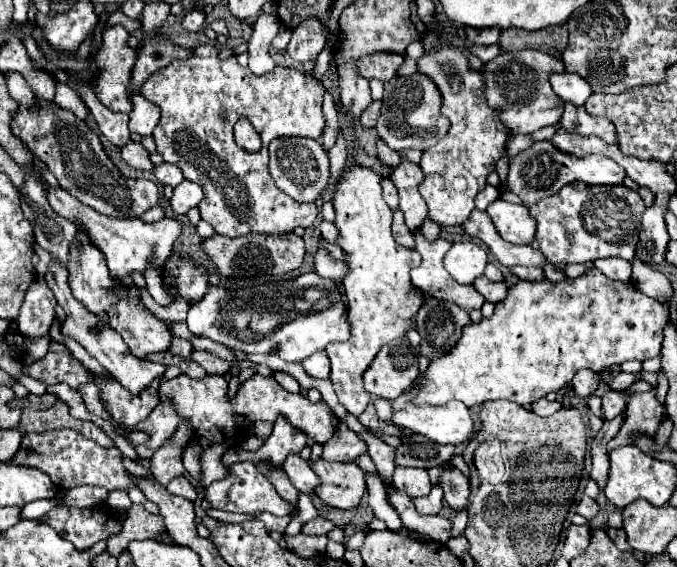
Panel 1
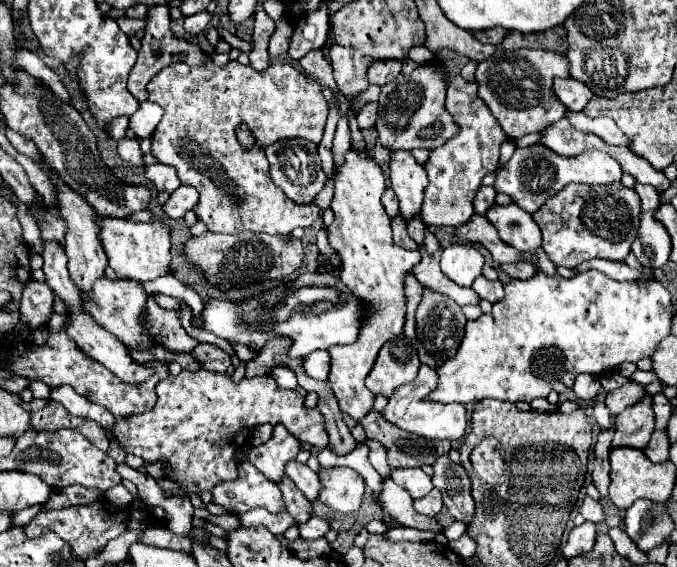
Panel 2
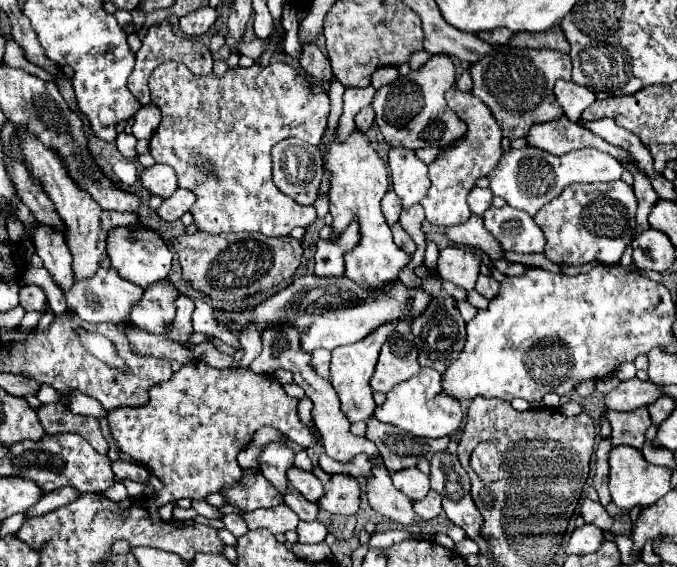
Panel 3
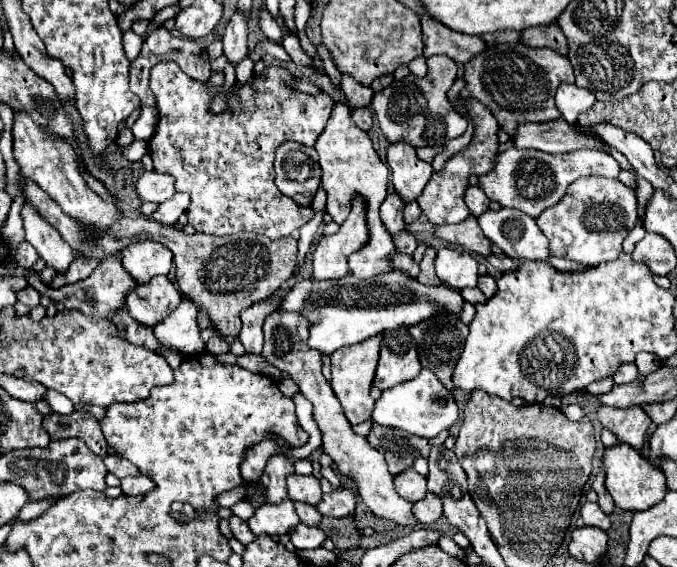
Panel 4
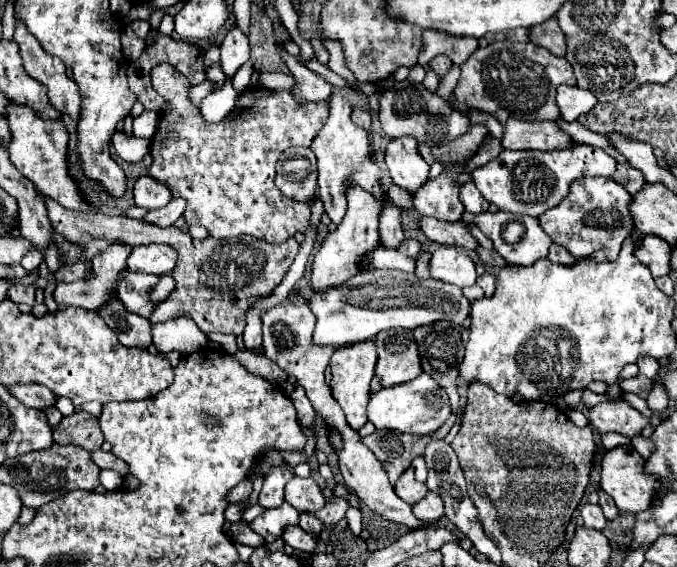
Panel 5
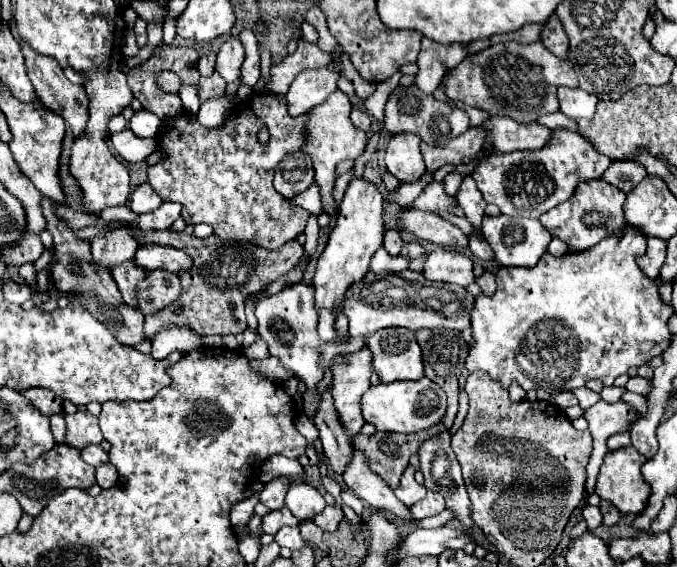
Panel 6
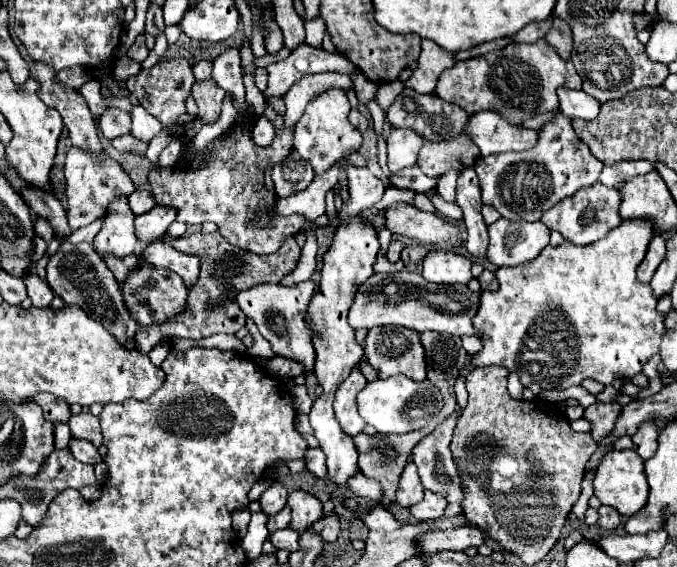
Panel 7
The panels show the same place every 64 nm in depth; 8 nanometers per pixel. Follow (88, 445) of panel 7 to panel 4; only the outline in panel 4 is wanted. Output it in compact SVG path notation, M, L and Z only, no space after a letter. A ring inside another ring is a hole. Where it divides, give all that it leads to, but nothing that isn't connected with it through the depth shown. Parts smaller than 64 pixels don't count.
M102 458L106 462L106 470L116 474L118 478L126 478L126 476L140 476L138 468L134 468L134 464L130 464L126 458Z

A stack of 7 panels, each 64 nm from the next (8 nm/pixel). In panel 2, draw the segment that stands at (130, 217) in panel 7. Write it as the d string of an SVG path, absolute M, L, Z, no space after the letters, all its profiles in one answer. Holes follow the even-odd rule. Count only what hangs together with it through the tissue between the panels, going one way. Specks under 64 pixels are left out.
M102 278L98 282L94 282L94 288L90 292L82 294L82 310L98 320L98 324L102 328L106 328L108 332L112 332L118 340L122 340L130 350L148 350L156 344L156 340L146 332L146 328L138 322L138 318L142 316L142 308L146 304L148 294L144 292L140 282L128 282L128 280L110 280L110 278Z

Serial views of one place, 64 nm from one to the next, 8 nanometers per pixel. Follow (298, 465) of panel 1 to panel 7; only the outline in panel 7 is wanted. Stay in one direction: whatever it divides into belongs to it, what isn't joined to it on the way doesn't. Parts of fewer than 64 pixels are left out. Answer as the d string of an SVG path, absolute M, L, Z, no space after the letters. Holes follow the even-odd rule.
M296 490L288 496L288 506L292 508L292 520L288 526L294 528L296 532L310 530L312 524L322 518L320 500L314 498L312 494L302 492L302 490Z

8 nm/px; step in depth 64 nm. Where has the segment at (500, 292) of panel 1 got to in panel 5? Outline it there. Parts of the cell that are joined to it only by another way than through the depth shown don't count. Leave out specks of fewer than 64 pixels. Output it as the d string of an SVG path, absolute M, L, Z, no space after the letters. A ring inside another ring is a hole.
M484 272L482 276L478 276L476 284L484 290L486 296L492 296L492 294L494 294L494 276L492 276L490 272Z

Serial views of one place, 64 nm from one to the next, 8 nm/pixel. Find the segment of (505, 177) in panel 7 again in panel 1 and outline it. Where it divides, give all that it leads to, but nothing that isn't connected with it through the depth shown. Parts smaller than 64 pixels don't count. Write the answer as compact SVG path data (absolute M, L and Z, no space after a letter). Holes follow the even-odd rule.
M534 142L534 146L526 148L526 152L520 152L510 160L506 188L522 198L522 204L530 206L536 204L542 198L548 198L556 192L560 192L562 186L570 182L584 182L584 184L622 184L626 172L610 158L590 154L584 158L568 156L552 146L552 142Z

